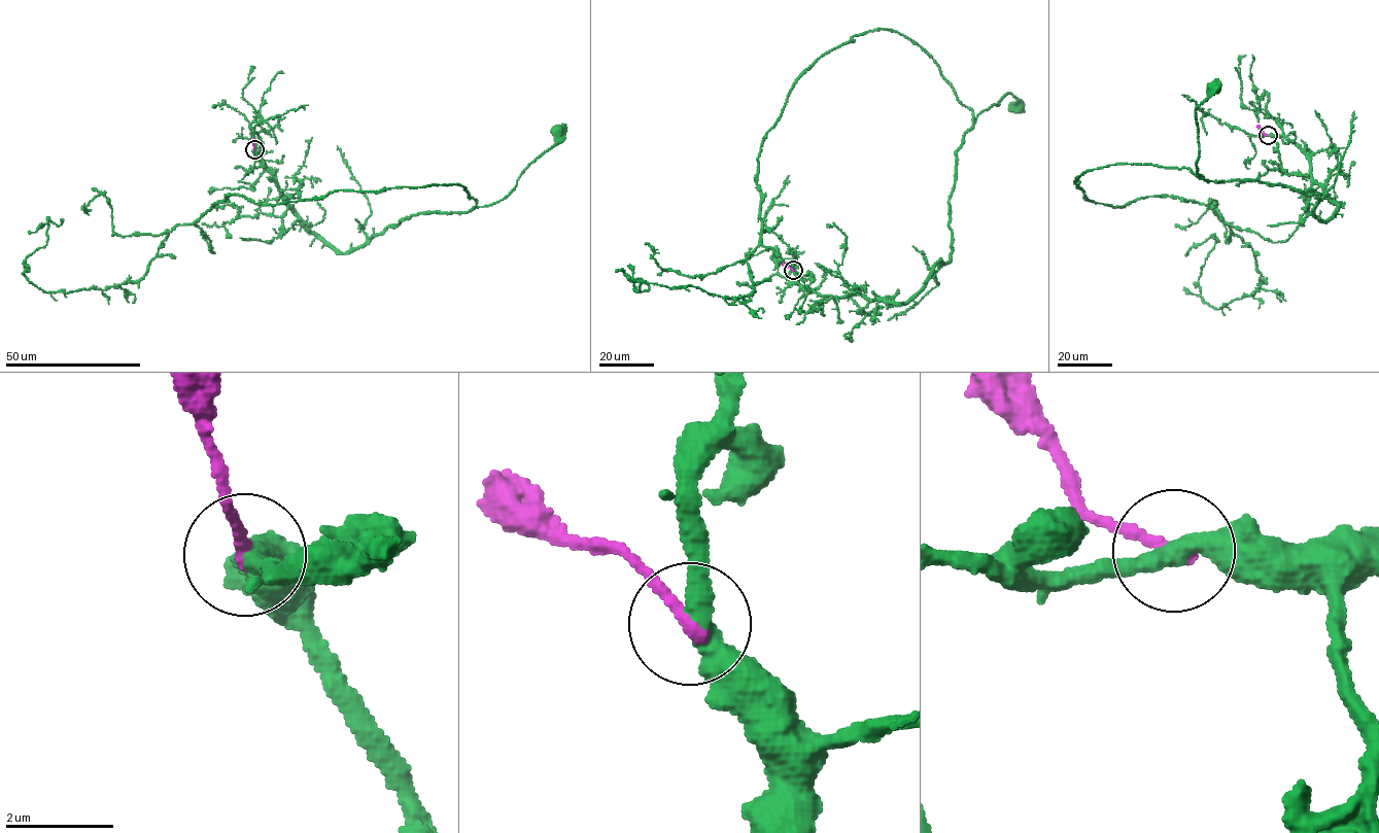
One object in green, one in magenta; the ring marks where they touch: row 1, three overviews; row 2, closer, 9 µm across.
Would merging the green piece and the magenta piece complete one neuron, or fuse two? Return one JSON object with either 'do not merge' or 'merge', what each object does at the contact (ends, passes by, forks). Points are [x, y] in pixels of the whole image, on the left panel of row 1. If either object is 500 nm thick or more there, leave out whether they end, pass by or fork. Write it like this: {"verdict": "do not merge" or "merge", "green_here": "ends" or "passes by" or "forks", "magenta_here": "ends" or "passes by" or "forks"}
{"verdict": "do not merge", "green_here": "passes by", "magenta_here": "ends"}

